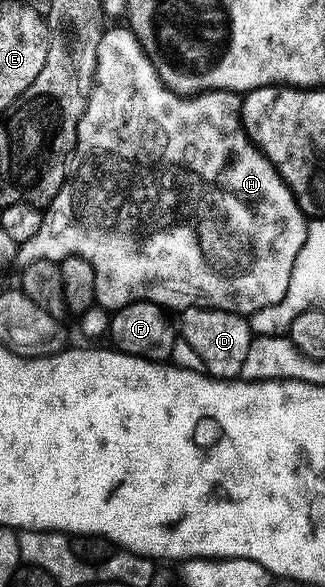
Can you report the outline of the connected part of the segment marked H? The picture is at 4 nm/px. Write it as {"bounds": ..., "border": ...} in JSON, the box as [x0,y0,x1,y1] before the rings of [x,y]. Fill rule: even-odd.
{"bounds":[16,26,309,317],"border":[[[113,26],[106,27],[105,33],[103,34],[103,38],[99,42],[99,58],[97,59],[97,69],[95,70],[95,79],[93,79],[93,89],[91,90],[91,94],[89,95],[89,101],[87,102],[87,106],[85,107],[85,113],[83,114],[83,118],[79,122],[79,126],[77,127],[77,145],[73,147],[72,157],[67,165],[67,175],[65,181],[63,182],[63,186],[59,190],[59,194],[55,194],[55,198],[50,204],[44,209],[43,215],[41,217],[41,225],[39,226],[38,232],[33,235],[31,238],[27,238],[27,242],[23,242],[19,245],[16,252],[16,263],[18,265],[24,266],[30,264],[31,262],[39,262],[40,260],[56,260],[60,261],[63,258],[67,258],[68,256],[82,256],[83,258],[87,258],[87,262],[91,262],[91,270],[95,270],[95,302],[99,306],[103,306],[104,308],[108,308],[110,310],[116,310],[122,308],[123,306],[127,306],[131,302],[139,302],[140,300],[146,300],[147,302],[151,302],[152,304],[158,304],[160,308],[164,308],[166,310],[172,310],[172,308],[177,308],[176,310],[184,310],[186,308],[211,308],[211,302],[221,302],[221,304],[215,305],[215,310],[227,310],[228,312],[237,312],[240,316],[250,317],[254,312],[258,312],[259,310],[263,310],[267,306],[275,306],[275,302],[279,302],[283,298],[283,294],[287,294],[287,282],[291,282],[291,270],[295,266],[295,258],[299,258],[299,250],[303,250],[303,242],[307,238],[307,230],[309,229],[307,223],[307,217],[304,212],[302,212],[301,208],[297,204],[297,199],[294,198],[293,192],[288,186],[283,182],[283,178],[281,175],[276,172],[273,168],[273,163],[269,161],[267,157],[261,153],[260,148],[257,147],[254,141],[250,140],[248,134],[245,132],[245,123],[241,121],[241,101],[242,97],[238,95],[236,92],[214,92],[212,90],[207,92],[197,92],[196,94],[189,94],[193,96],[180,96],[177,92],[172,92],[171,89],[168,88],[167,85],[161,81],[162,73],[155,67],[153,61],[150,60],[149,55],[143,50],[143,46],[141,45],[141,40],[132,30],[132,27],[125,26],[125,28],[113,28]],[[159,204],[169,204],[171,208],[175,208],[175,204],[207,204],[207,208],[203,206],[201,208],[201,226],[203,226],[203,238],[207,240],[207,244],[205,244],[205,240],[199,236],[201,232],[191,232],[189,228],[179,228],[179,226],[175,226],[175,222],[177,222],[177,218],[173,218],[173,216],[169,216],[167,212],[163,212],[163,210],[159,210]],[[223,252],[239,252],[239,266],[241,266],[241,280],[229,280],[229,282],[225,282],[225,278],[221,276],[221,274],[225,274],[227,270],[221,270],[221,268],[217,268],[213,262],[211,262],[211,258],[209,256],[225,256]]]}

